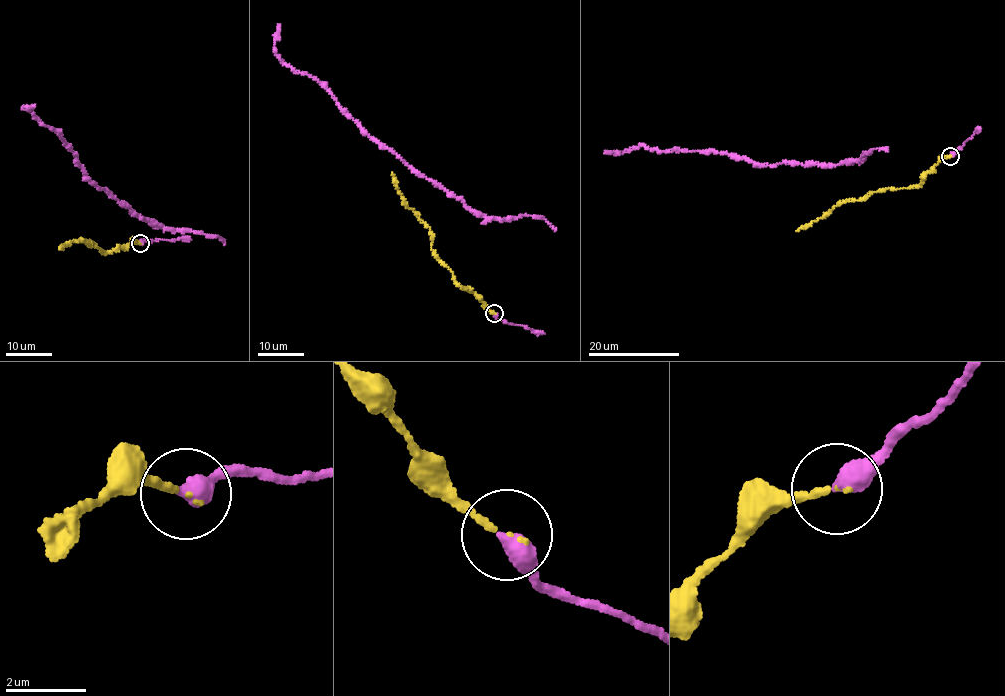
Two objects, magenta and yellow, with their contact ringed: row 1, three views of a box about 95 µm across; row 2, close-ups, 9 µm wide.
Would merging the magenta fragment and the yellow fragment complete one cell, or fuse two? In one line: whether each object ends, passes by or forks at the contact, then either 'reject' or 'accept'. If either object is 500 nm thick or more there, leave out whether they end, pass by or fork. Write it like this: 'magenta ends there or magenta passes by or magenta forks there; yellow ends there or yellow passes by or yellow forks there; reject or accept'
accept

